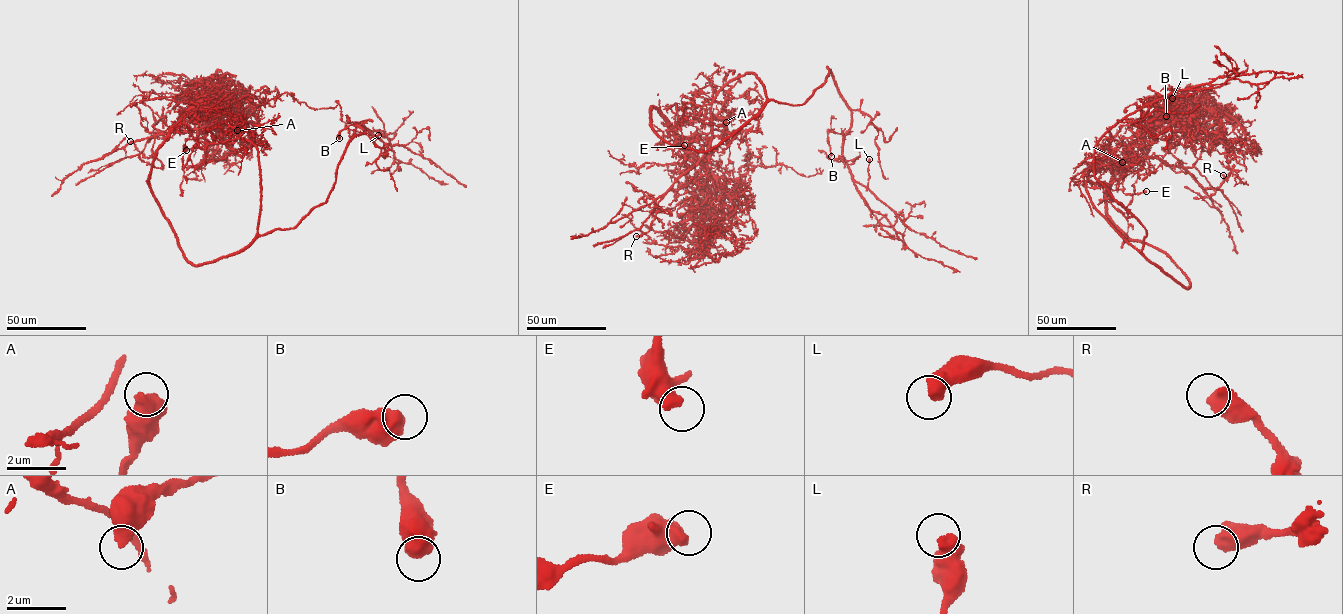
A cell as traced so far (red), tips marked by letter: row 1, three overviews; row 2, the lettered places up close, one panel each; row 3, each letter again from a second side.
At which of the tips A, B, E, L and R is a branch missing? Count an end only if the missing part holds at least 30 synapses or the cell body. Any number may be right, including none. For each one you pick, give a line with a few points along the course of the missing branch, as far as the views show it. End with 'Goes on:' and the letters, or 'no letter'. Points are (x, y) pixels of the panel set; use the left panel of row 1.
Goes on: no letter

